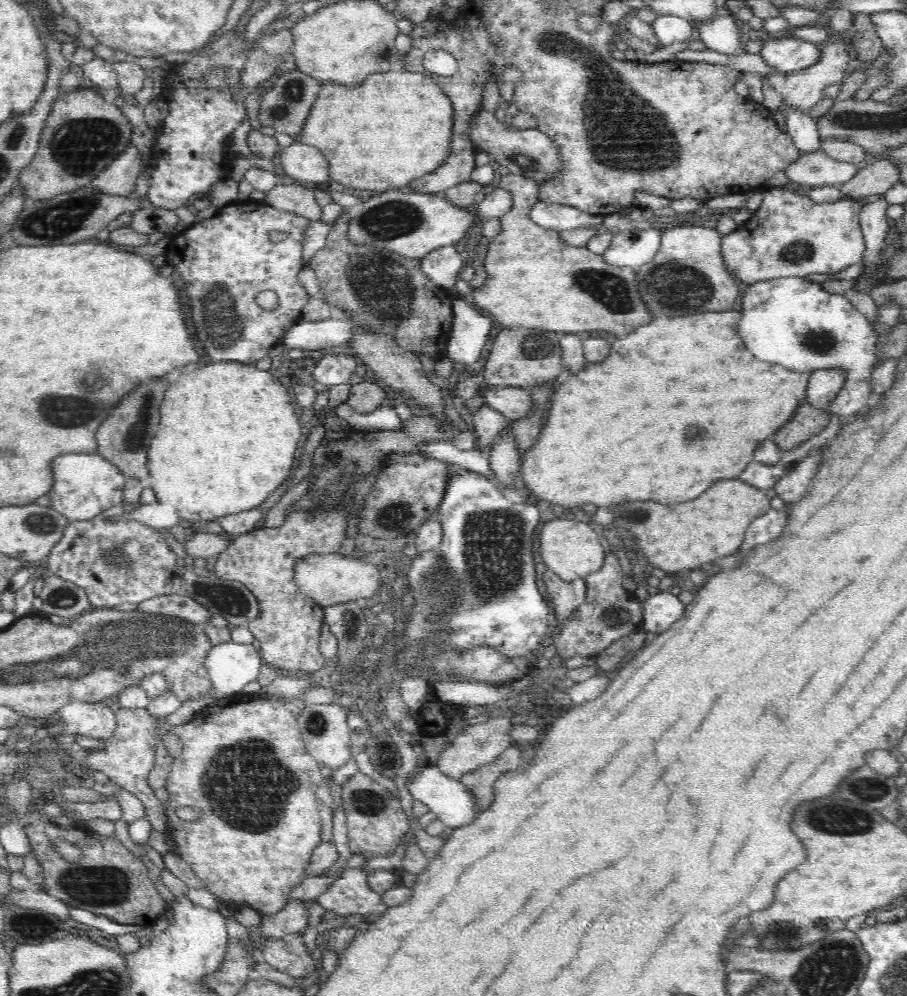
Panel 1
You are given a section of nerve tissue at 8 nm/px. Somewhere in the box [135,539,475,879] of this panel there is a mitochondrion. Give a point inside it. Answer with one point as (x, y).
(248, 785)

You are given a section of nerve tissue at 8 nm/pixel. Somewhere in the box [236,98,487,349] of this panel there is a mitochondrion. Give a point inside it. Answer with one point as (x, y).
(382, 285)

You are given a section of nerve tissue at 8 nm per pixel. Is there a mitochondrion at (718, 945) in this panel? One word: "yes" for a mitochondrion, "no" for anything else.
no

